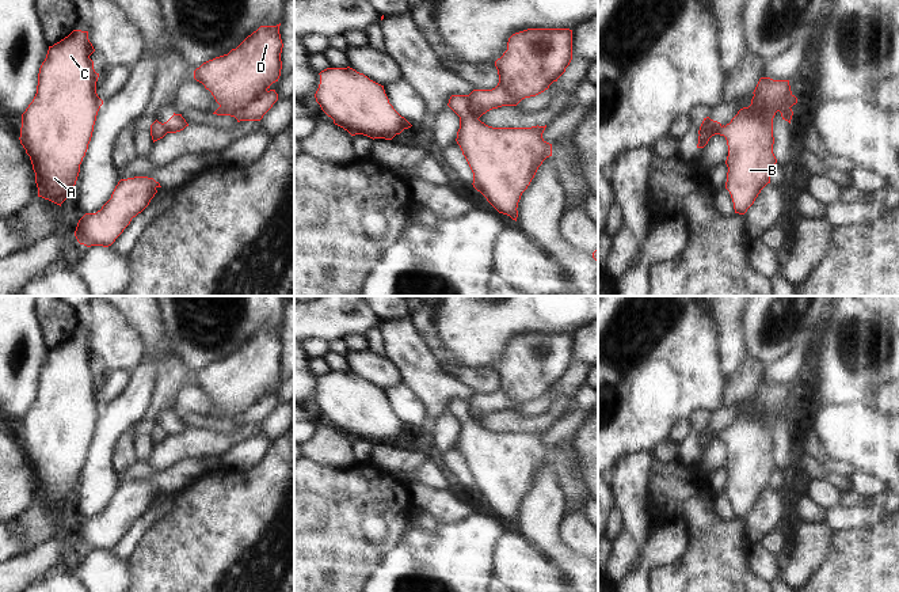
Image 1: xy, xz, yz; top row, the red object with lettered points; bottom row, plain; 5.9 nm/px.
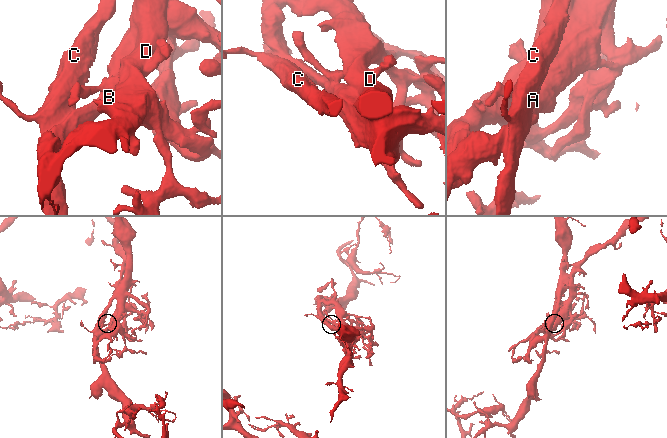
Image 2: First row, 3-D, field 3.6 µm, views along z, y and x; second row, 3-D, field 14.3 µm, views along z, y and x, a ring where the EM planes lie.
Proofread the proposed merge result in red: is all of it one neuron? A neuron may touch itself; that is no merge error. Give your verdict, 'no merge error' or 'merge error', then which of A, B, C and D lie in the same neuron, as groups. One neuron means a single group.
merge error | A C D / B

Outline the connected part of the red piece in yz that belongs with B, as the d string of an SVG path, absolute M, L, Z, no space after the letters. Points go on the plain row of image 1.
M761 382L748 411L743 411L716 437L698 440L697 451L705 451L715 439L724 440L728 449L725 493L730 496L735 517L744 519L761 494L770 487L777 467L773 458L773 422L777 415L791 428L792 410L797 402L789 384Z

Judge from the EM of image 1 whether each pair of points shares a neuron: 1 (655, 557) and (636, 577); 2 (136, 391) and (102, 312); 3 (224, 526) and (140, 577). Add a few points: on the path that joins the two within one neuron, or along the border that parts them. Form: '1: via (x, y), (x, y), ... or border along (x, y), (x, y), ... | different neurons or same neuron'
1: via (650, 562), (640, 572) | same neuron
2: border along (141, 360), (130, 372) | different neurons
3: via (204, 546), (172, 577), (160, 577) | same neuron

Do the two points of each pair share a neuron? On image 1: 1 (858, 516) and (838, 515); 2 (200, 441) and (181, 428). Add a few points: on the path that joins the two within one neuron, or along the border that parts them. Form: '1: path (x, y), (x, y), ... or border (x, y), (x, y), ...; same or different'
1: path (853, 516), (844, 516); same
2: border (189, 429), (167, 437); different

